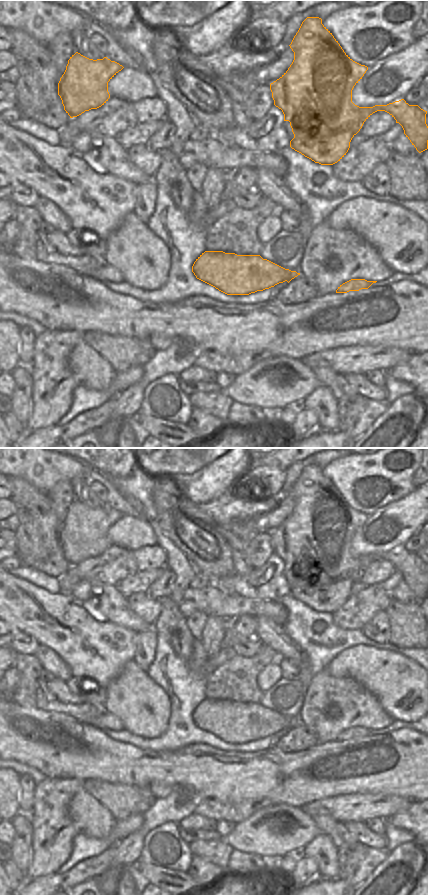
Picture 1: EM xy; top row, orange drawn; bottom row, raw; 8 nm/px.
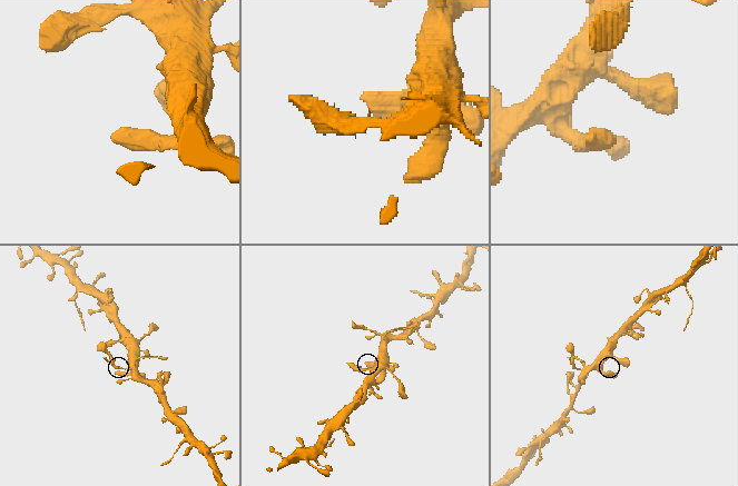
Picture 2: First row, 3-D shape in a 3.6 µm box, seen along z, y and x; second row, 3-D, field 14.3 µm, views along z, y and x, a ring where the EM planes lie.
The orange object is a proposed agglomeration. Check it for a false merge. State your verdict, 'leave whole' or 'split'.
leave whole

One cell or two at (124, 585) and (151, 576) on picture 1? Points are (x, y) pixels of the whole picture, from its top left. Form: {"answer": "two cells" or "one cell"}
{"answer": "one cell"}

